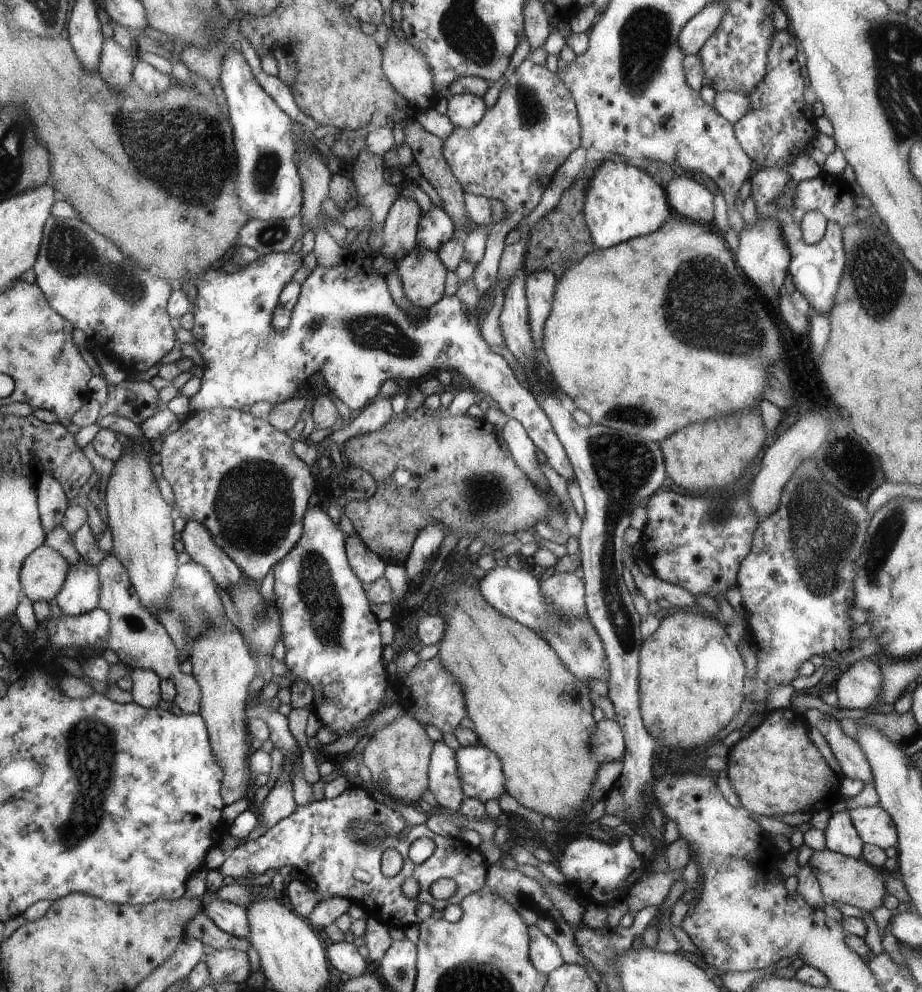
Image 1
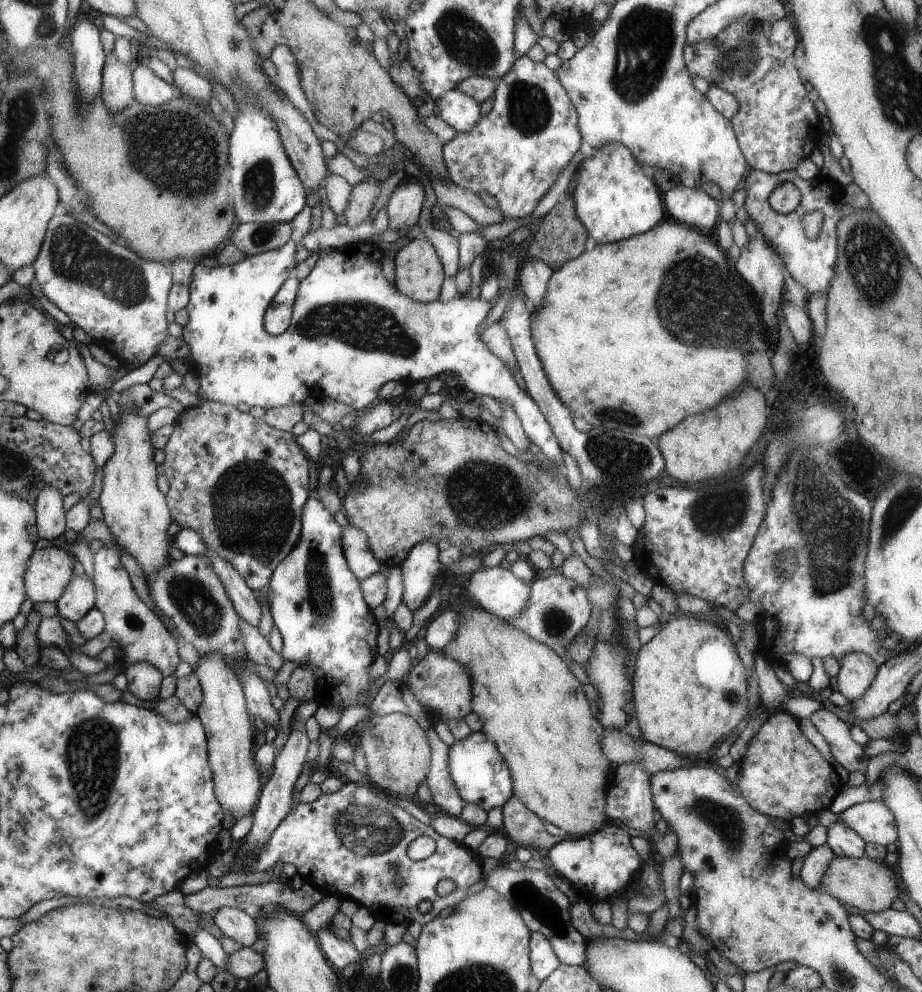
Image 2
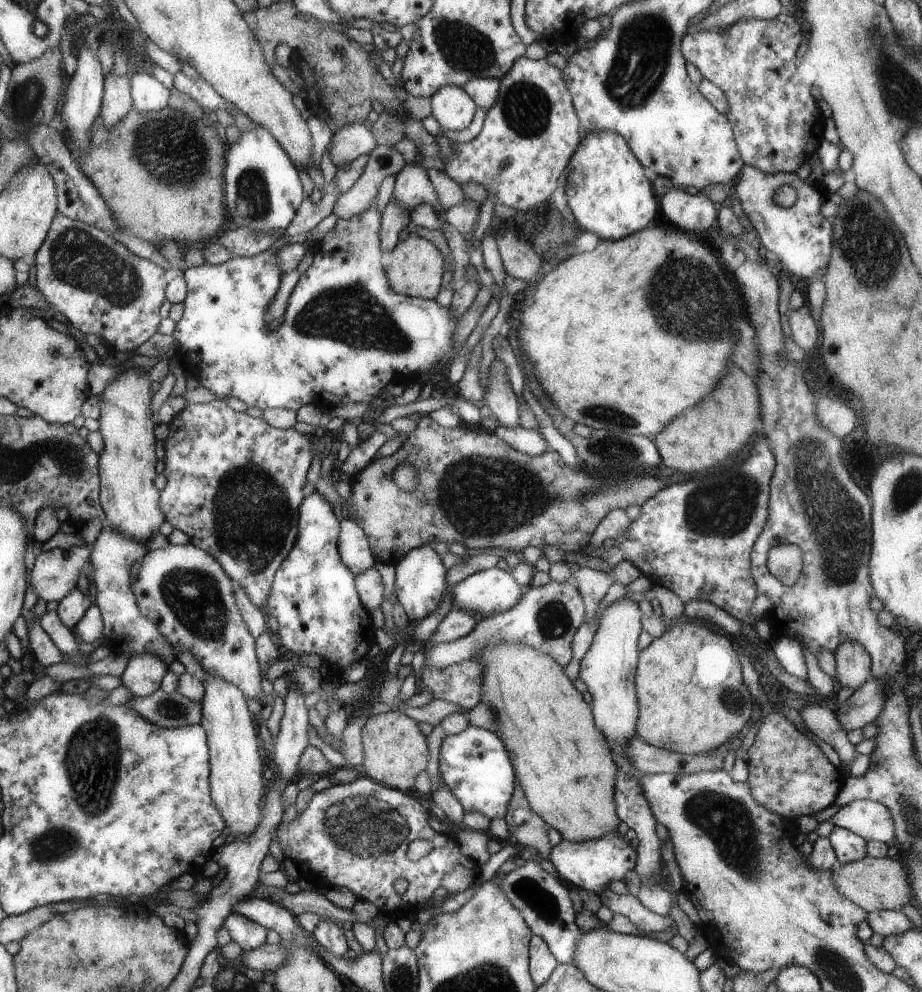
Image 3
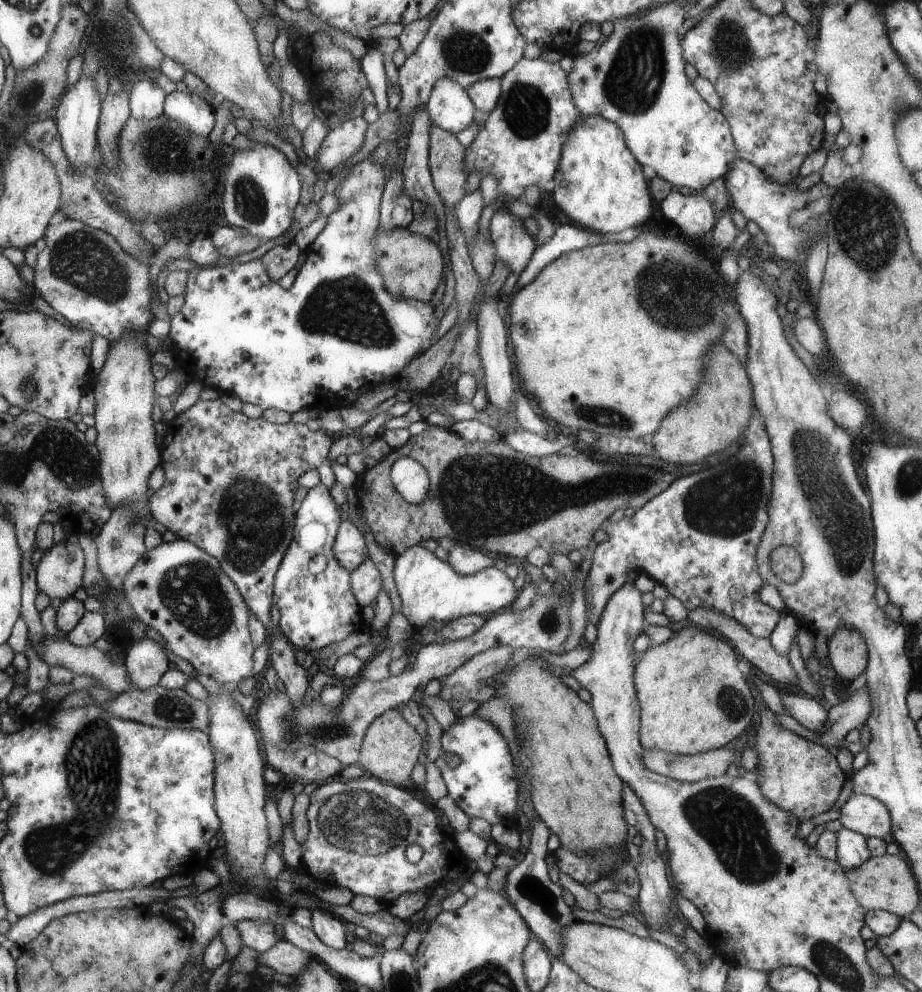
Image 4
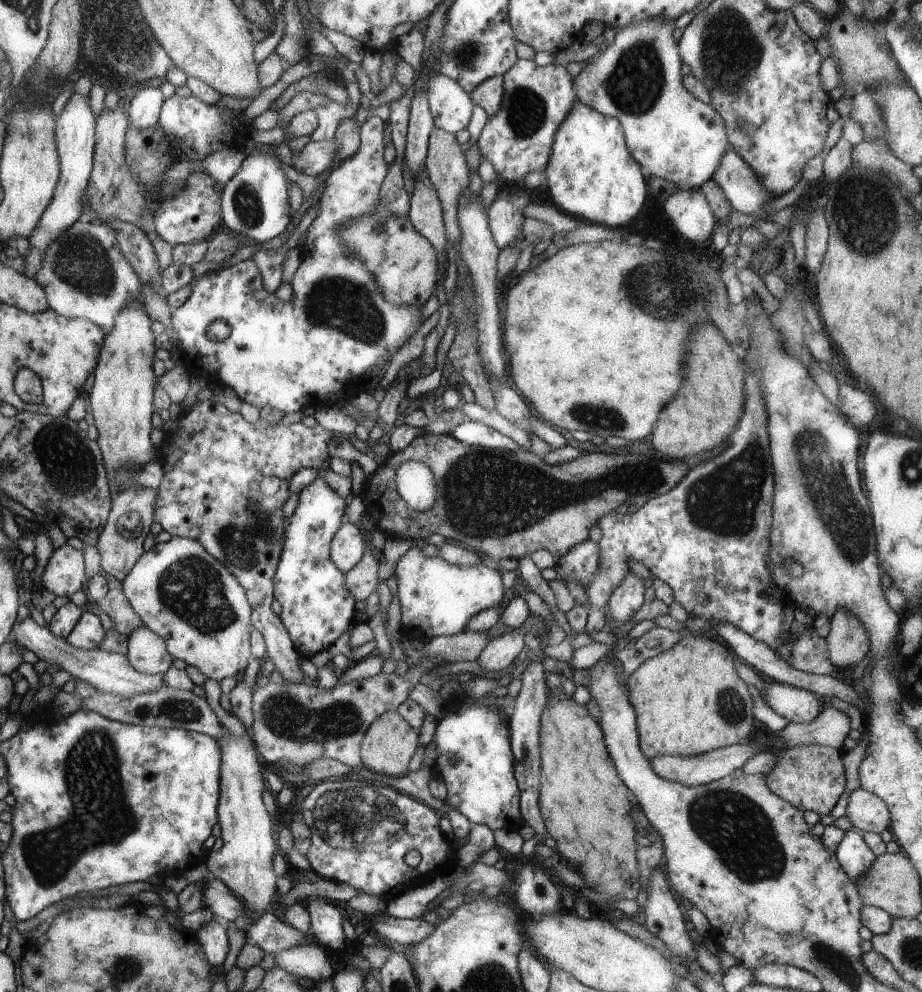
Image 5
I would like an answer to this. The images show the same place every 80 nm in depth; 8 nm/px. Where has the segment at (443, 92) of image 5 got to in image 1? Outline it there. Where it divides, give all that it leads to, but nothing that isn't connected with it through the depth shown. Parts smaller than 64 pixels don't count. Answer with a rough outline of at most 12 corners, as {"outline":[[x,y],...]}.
{"outline":[[471,94],[449,95],[446,117],[454,128],[471,129],[488,106]]}

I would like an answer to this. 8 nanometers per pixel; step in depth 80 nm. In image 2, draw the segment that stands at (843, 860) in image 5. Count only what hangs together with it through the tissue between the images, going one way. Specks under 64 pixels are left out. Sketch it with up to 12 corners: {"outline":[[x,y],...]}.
{"outline":[[842,822],[827,830],[836,857],[860,858],[865,840]]}

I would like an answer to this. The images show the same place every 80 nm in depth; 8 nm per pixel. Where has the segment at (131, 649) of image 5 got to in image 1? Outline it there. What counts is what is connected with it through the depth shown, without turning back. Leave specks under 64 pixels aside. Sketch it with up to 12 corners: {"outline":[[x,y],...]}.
{"outline":[[134,669],[133,701],[155,709],[162,679],[150,669]]}

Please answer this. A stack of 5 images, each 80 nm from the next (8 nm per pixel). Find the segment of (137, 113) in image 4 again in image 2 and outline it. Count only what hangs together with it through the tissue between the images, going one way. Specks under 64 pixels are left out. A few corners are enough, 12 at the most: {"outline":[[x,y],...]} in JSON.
{"outline":[[150,67],[135,70],[135,100],[159,107],[178,95]]}

